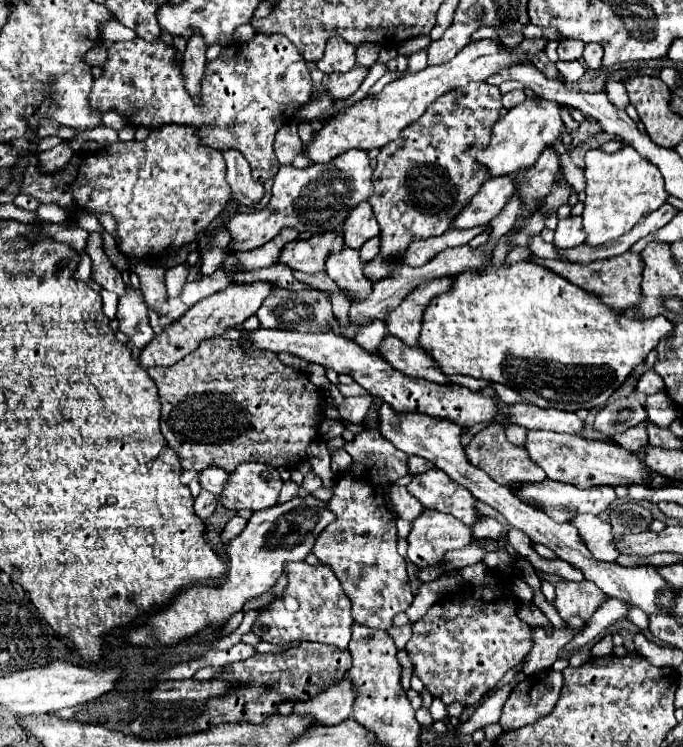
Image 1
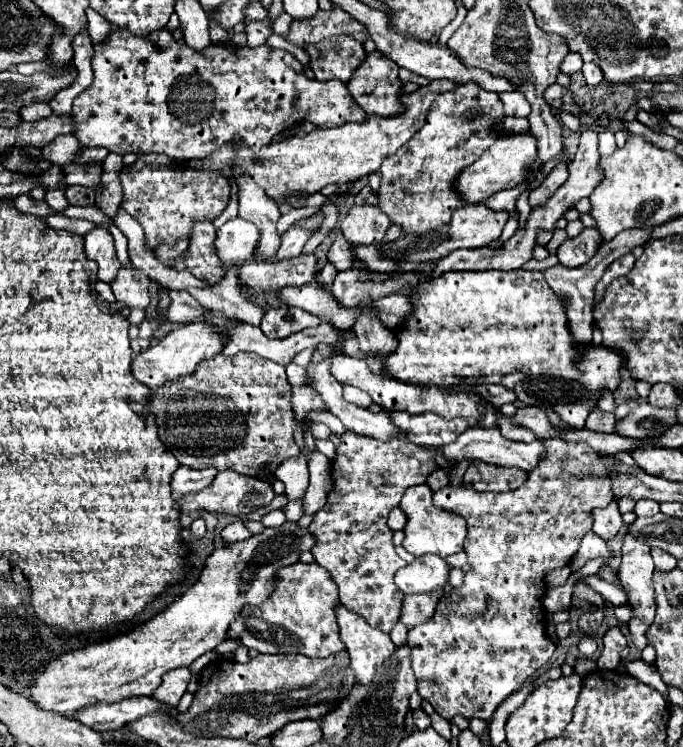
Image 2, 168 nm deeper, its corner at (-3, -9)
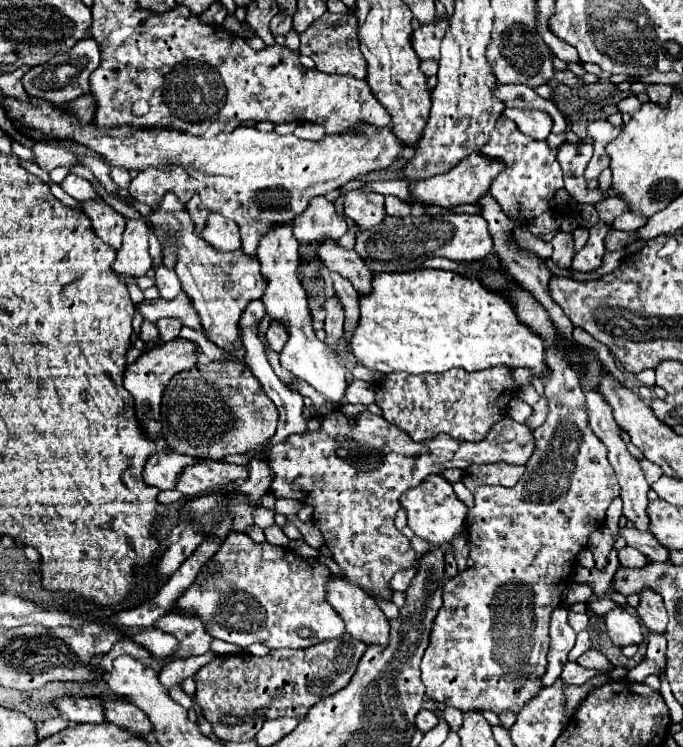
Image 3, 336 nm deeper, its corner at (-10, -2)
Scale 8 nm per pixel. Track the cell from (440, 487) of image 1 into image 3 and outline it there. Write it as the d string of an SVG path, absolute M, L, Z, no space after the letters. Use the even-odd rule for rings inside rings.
M484 195L480 199L480 205L482 217L488 221L490 233L494 237L494 251L500 255L510 277L514 277L526 291L530 291L542 303L558 331L558 339L546 349L546 363L552 369L552 375L546 381L548 417L534 431L536 451L528 459L526 473L522 475L518 485L508 489L486 485L474 491L474 507L468 511L466 517L470 559L474 561L474 565L444 583L444 605L440 607L434 619L430 643L422 657L420 671L428 699L434 699L438 703L444 703L446 707L454 707L460 711L488 709L498 715L506 709L518 713L522 705L528 703L540 691L540 677L544 675L548 665L546 657L550 649L550 615L562 603L562 593L570 583L572 567L576 565L576 555L586 549L590 533L604 525L606 509L612 499L620 495L620 487L618 477L614 475L614 471L610 471L610 461L606 459L606 445L594 435L594 431L590 431L586 419L584 393L580 389L576 369L570 361L570 353L574 351L574 325L570 323L570 319L566 319L566 315L562 315L562 309L558 309L554 299L550 299L550 291L546 291L550 283L550 271L540 259L518 255L506 243L506 237L512 233L512 223L504 215L502 207L494 203L492 195Z

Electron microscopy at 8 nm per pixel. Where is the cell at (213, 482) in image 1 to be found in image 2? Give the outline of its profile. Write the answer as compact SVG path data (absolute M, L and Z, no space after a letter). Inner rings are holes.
M179 466L175 470L175 474L171 476L171 492L173 498L179 500L183 494L201 490L205 486L209 486L209 482L213 482L217 470L215 468L205 468L205 470L193 470L189 466Z

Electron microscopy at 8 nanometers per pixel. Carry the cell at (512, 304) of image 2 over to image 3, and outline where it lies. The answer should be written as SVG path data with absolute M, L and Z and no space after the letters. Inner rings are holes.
M418 269L418 271L410 271L410 273L376 273L372 279L372 291L368 297L360 297L360 323L358 329L354 331L354 337L350 339L352 345L352 353L356 355L358 363L362 363L368 369L380 371L380 373L392 373L392 371L406 371L406 373L444 373L452 367L462 367L464 371L482 371L488 367L496 367L496 365L506 365L510 369L518 369L518 367L526 367L530 369L532 377L538 379L550 379L550 367L544 361L544 339L530 331L526 325L522 325L518 321L518 315L514 313L514 305L510 303L510 299L502 293L502 291L492 291L488 289L482 279L478 277L468 277L468 275L460 275L454 271L438 271L438 269Z

